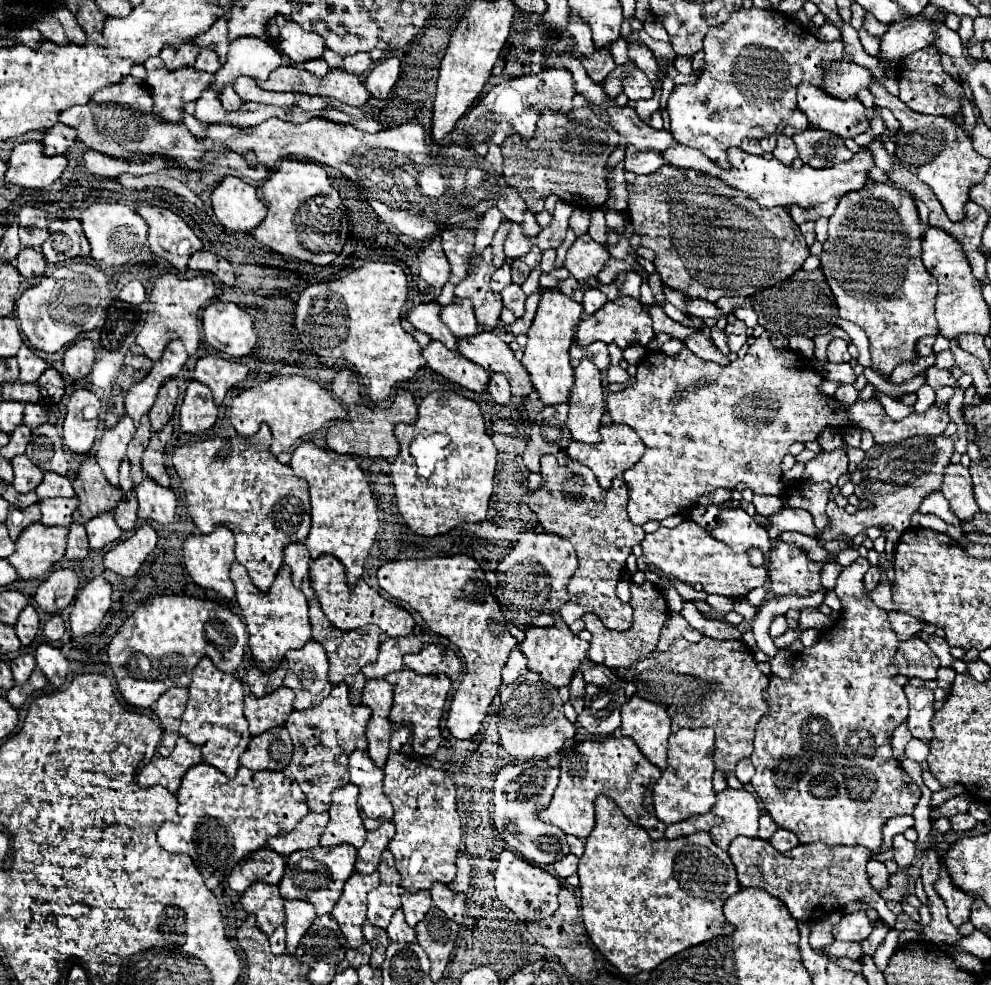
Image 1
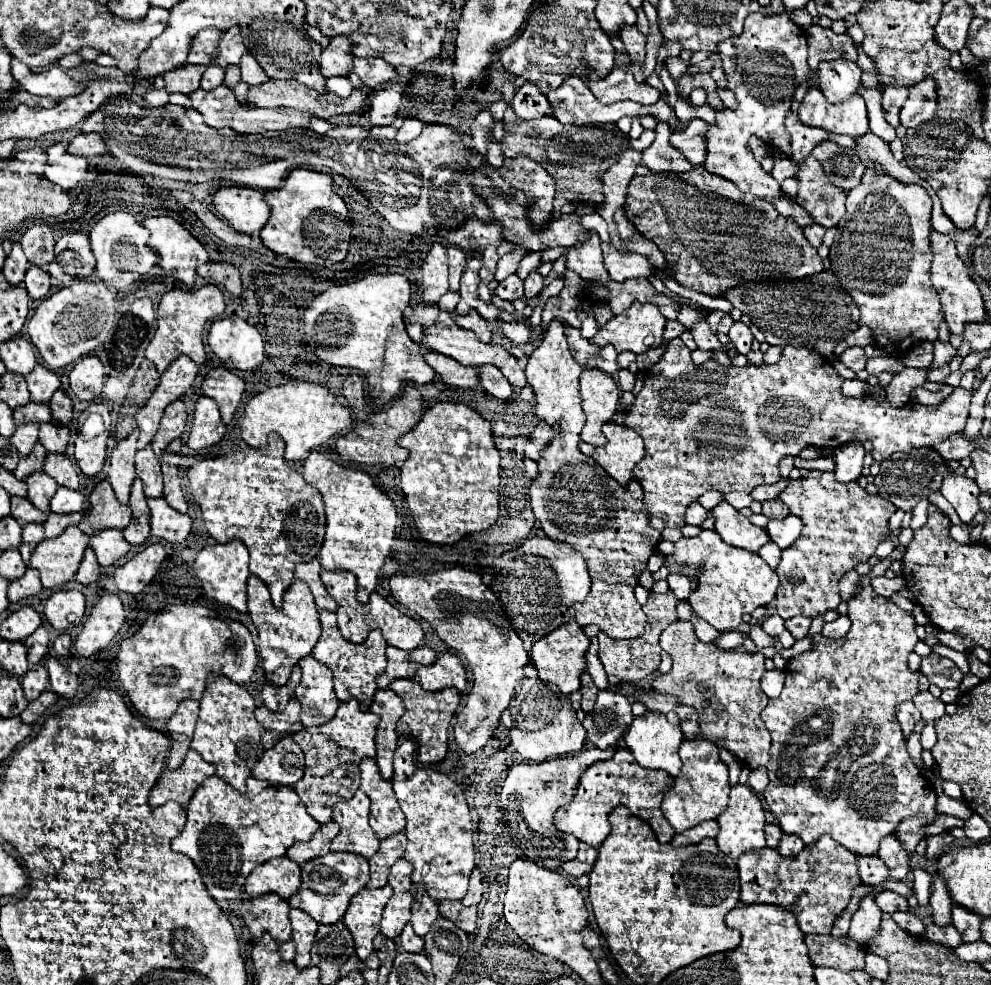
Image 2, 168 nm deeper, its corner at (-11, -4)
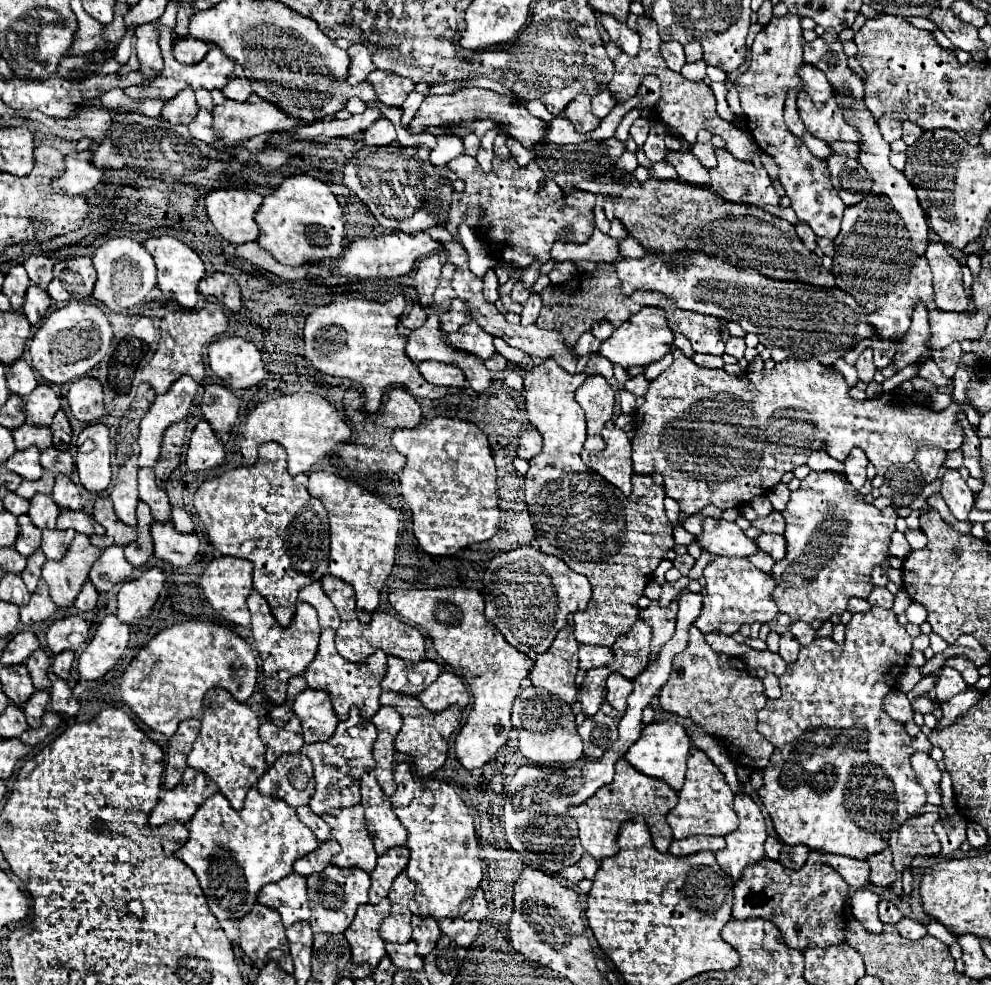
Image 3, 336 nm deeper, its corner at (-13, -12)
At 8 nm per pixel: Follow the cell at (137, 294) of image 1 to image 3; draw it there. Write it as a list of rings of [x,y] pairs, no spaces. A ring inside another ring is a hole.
[[[139,317],[135,325],[130,327],[130,333],[132,333],[136,339],[144,341],[146,345],[152,345],[152,343],[156,341],[156,330],[151,319],[147,317]]]

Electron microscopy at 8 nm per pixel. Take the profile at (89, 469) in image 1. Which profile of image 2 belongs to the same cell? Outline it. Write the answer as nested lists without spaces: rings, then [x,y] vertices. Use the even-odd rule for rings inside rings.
[[[100,481],[90,493],[88,501],[90,513],[84,513],[78,525],[86,535],[96,535],[104,529],[126,529],[132,521],[130,507],[118,503],[108,481]]]

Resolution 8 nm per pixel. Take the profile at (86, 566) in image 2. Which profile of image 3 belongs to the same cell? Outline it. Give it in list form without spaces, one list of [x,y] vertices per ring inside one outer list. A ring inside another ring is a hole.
[[[86,581],[84,587],[82,587],[82,591],[78,593],[78,597],[74,601],[74,607],[84,613],[84,611],[94,609],[96,607],[96,601],[98,601],[98,591],[96,591],[96,587],[90,581]]]

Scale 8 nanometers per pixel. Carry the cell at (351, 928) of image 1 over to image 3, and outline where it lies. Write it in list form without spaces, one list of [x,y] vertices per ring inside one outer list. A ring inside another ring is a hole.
[[[388,899],[380,901],[378,905],[364,903],[358,907],[350,929],[344,933],[352,947],[352,961],[356,965],[370,963],[372,967],[376,967],[386,955],[384,941],[380,937],[380,925],[384,923],[384,917],[388,917],[390,909],[392,903]]]

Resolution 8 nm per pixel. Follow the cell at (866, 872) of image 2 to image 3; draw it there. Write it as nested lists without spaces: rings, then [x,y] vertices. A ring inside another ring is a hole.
[[[824,853],[822,861],[832,865],[848,881],[852,889],[862,889],[870,883],[870,867],[866,861],[842,855],[830,855],[830,853]]]

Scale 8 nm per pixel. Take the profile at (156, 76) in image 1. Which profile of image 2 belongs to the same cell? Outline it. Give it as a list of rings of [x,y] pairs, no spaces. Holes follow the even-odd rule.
[[[220,85],[218,89],[212,89],[212,91],[198,89],[198,93],[192,93],[192,107],[203,115],[206,125],[215,129],[229,127],[236,133],[242,133],[242,135],[266,133],[266,131],[308,129],[310,127],[310,119],[314,117],[312,113],[294,111],[294,109],[286,109],[286,107],[276,107],[276,109],[242,109],[242,105],[238,105],[238,99],[234,97],[234,93],[226,85]]]

